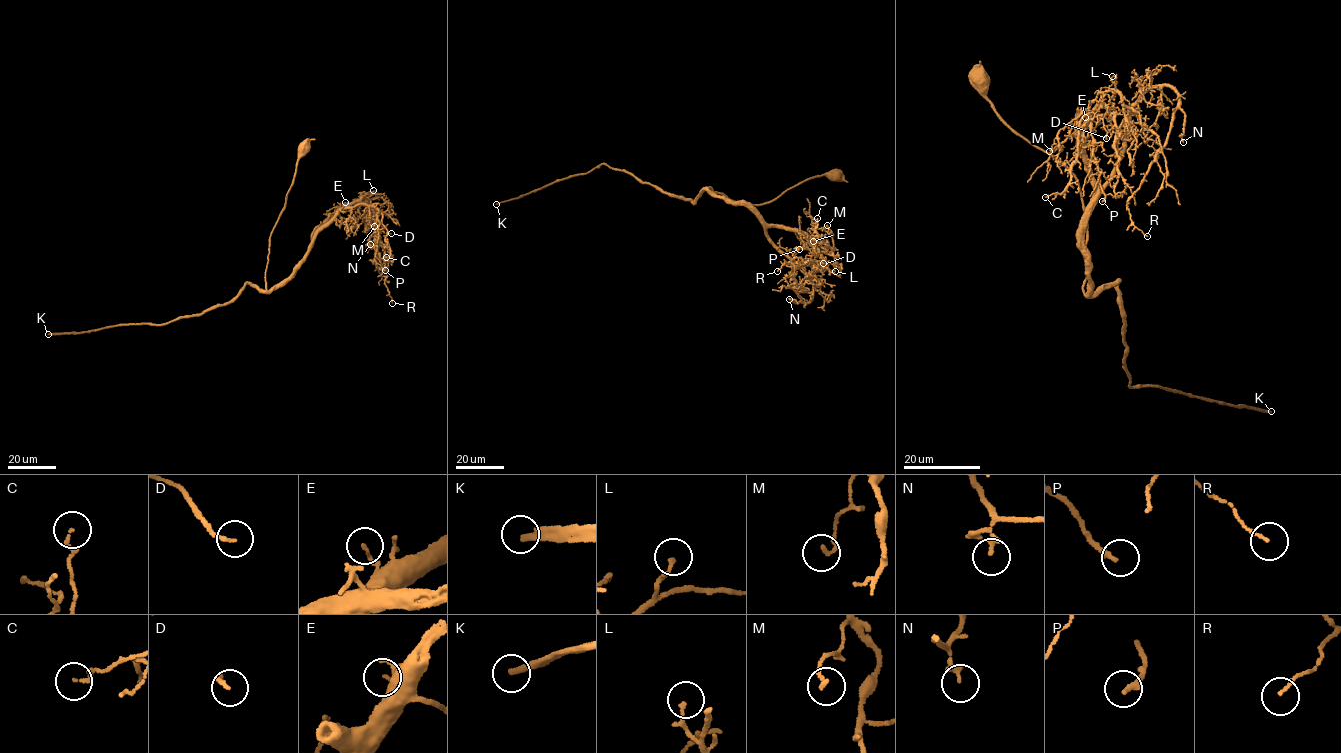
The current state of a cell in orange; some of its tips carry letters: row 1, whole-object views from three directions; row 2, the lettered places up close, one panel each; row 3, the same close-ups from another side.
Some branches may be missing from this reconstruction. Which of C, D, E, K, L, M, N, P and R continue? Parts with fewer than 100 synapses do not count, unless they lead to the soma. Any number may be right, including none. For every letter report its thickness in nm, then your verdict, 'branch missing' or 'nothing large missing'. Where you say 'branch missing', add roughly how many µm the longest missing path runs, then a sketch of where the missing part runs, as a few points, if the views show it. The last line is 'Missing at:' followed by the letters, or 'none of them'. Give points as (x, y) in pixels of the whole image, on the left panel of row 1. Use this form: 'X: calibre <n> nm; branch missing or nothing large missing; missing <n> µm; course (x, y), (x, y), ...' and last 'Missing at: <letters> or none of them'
C: calibre 100 nm; nothing large missing
D: calibre 150 nm; nothing large missing
E: calibre 100 nm; nothing large missing
K: calibre 280 nm; branch missing; missing 350 µm
L: calibre 140 nm; nothing large missing
M: calibre 160 nm; nothing large missing
N: calibre 130 nm; nothing large missing
P: calibre 190 nm; nothing large missing
R: calibre 100 nm; nothing large missing
Missing at: K

